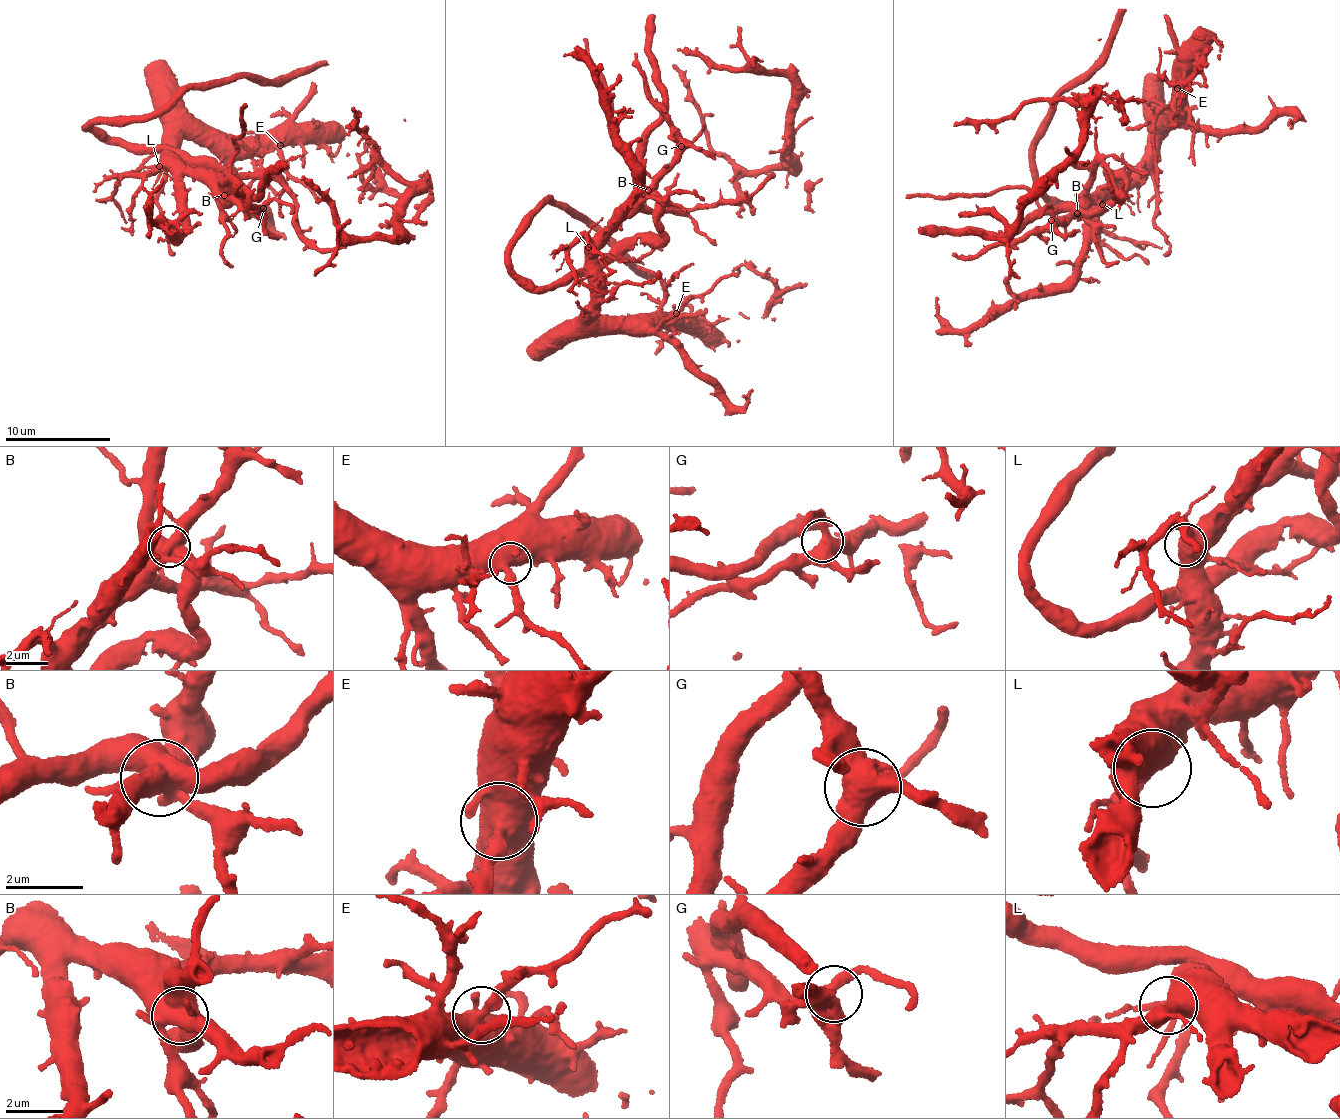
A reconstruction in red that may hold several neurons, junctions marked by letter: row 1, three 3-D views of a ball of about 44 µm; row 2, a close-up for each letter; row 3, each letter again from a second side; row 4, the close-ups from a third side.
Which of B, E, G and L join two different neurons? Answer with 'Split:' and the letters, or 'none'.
Split: B

